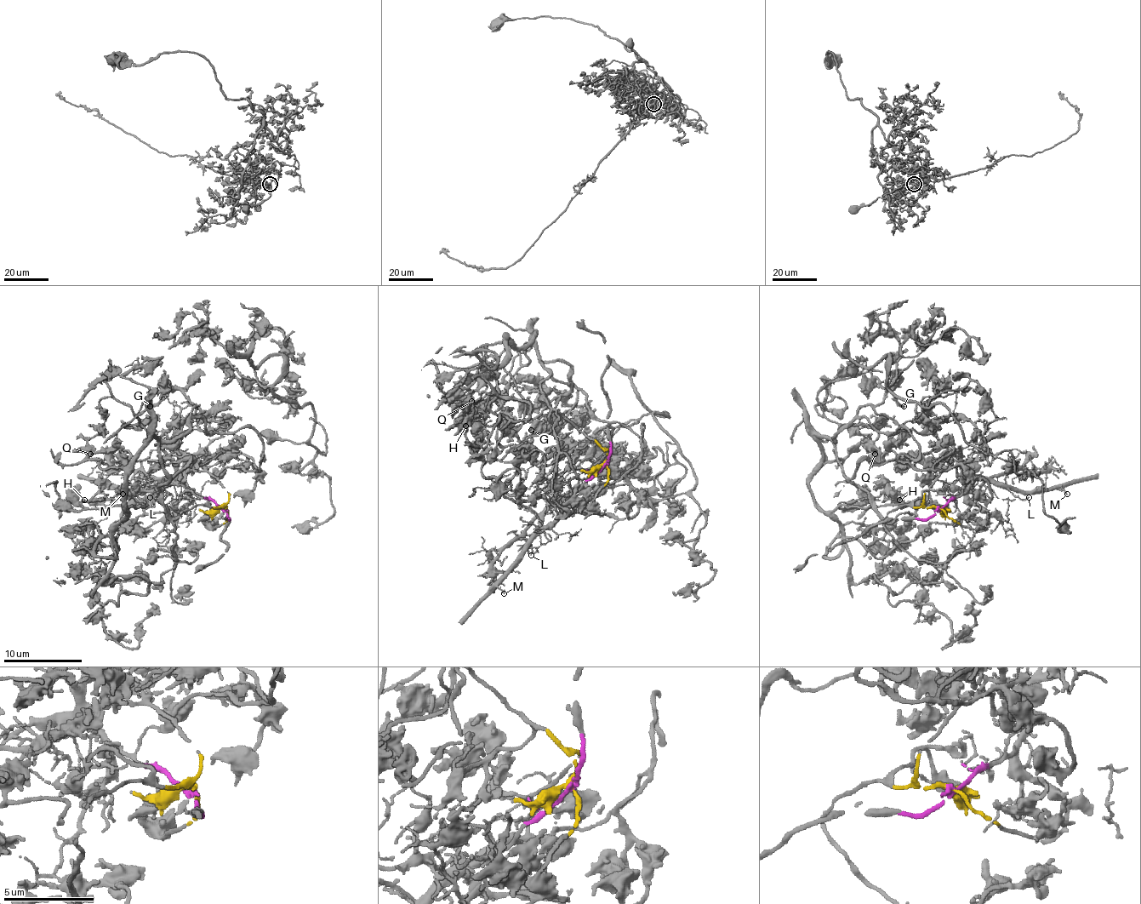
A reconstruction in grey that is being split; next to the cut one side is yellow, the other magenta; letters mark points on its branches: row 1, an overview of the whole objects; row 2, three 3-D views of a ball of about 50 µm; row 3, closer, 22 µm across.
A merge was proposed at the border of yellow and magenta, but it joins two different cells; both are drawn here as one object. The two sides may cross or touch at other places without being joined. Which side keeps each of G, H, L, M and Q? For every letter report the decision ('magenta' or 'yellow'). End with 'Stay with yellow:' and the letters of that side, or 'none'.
G: yellow
H: yellow
L: magenta
M: magenta
Q: yellow
Stay with yellow: G, H, Q

